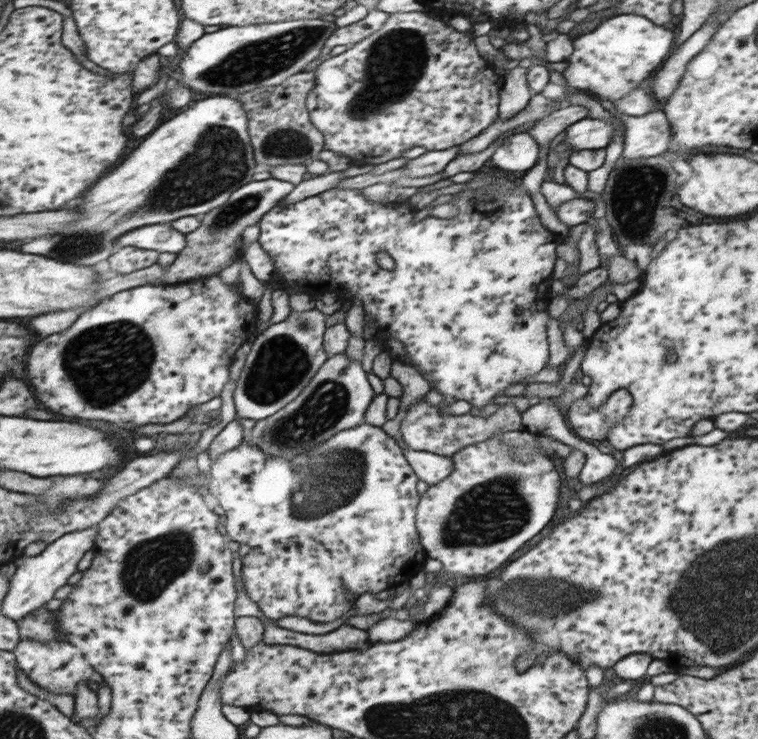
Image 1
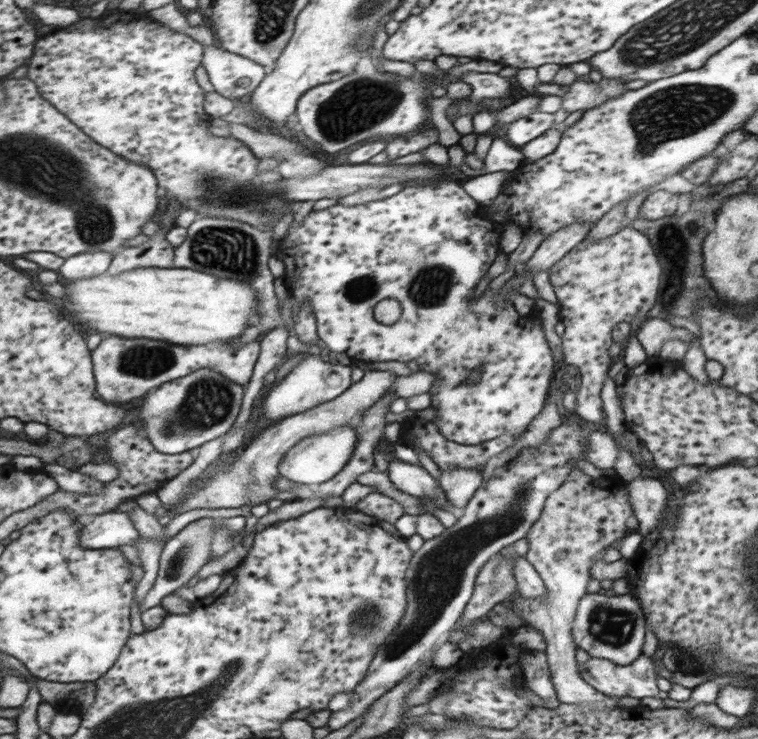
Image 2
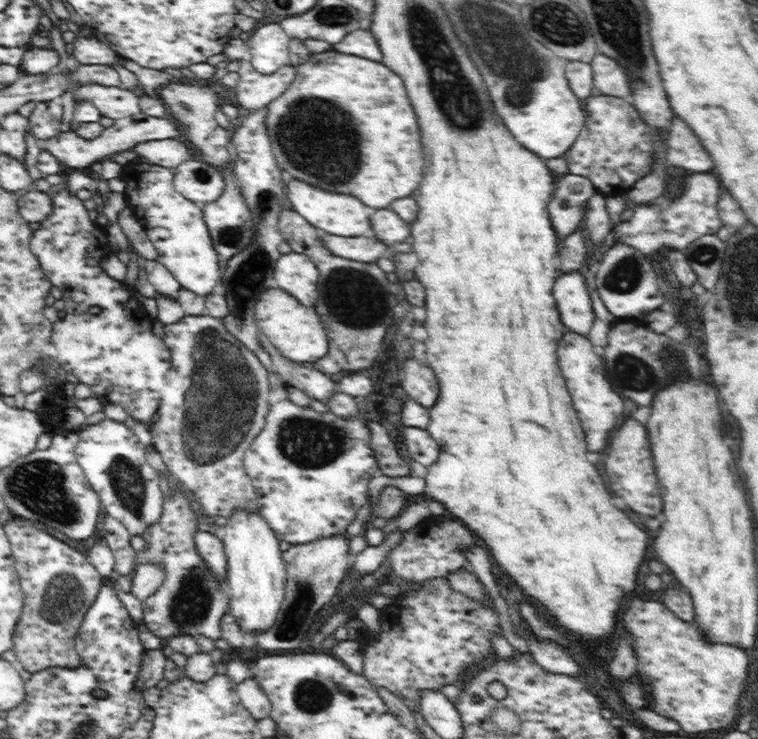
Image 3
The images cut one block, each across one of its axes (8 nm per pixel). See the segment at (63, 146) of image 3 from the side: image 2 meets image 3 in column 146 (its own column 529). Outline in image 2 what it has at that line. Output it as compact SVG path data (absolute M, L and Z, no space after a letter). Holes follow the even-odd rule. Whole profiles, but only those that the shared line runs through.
M536 111L507 125L506 140L516 147L523 147L553 127L558 127L554 122L554 114Z

